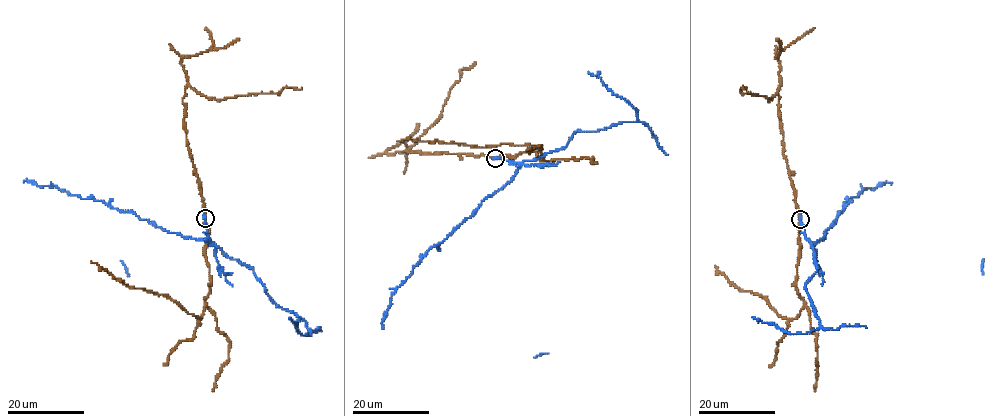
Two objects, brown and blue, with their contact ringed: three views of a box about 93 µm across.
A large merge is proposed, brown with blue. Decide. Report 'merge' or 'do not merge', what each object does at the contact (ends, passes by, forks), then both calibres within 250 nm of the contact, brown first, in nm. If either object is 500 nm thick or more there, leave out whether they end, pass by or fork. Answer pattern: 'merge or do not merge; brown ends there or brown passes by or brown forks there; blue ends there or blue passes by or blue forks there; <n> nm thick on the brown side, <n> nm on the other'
do not merge; brown passes by; blue ends there; 240 nm thick on the brown side, 280 nm on the other

